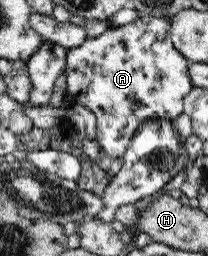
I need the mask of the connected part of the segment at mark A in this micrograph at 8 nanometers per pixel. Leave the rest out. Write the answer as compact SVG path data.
M140 17L124 26L108 28L97 37L67 52L66 108L82 105L95 115L95 136L114 159L122 158L136 128L151 119L176 121L183 113L183 100L192 90L189 61L174 46L171 20Z

